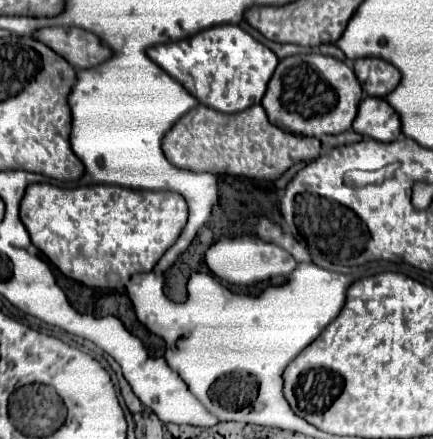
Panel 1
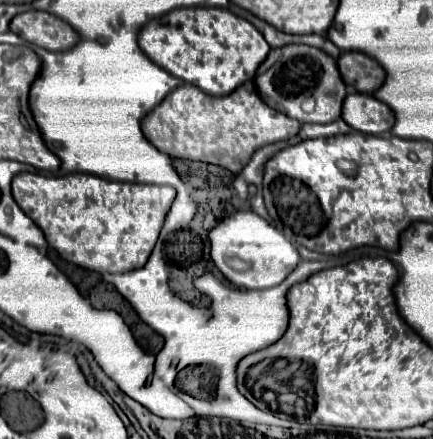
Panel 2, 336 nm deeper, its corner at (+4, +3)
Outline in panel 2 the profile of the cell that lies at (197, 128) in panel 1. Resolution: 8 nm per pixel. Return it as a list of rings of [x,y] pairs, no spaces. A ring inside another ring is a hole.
[[[247,81],[243,85],[239,85],[239,89],[235,89],[229,95],[223,97],[211,97],[207,93],[203,93],[201,89],[195,89],[195,85],[179,85],[175,87],[165,99],[163,103],[159,103],[143,121],[143,135],[163,153],[167,153],[169,157],[179,157],[179,159],[193,159],[193,161],[203,161],[203,163],[213,163],[219,167],[225,167],[233,173],[239,173],[251,159],[251,155],[269,143],[275,141],[285,141],[291,139],[299,133],[301,123],[271,109],[269,105],[265,105],[259,97],[259,93],[255,91],[255,83]]]

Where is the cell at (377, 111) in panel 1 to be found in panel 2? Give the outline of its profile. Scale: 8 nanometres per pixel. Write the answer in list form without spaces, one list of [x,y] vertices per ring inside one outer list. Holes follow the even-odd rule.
[[[349,93],[343,101],[341,119],[347,121],[351,129],[369,135],[387,133],[395,123],[391,109],[367,93]]]

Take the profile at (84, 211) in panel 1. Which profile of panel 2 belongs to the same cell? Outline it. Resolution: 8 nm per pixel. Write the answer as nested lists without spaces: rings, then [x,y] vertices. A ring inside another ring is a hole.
[[[19,173],[13,177],[13,199],[45,233],[47,243],[59,251],[63,259],[75,263],[89,271],[99,273],[125,273],[139,269],[147,263],[159,231],[163,227],[165,215],[175,199],[173,187],[159,185],[139,185],[139,183],[119,183],[107,181],[89,173],[69,173],[63,177],[45,177],[37,173]]]

